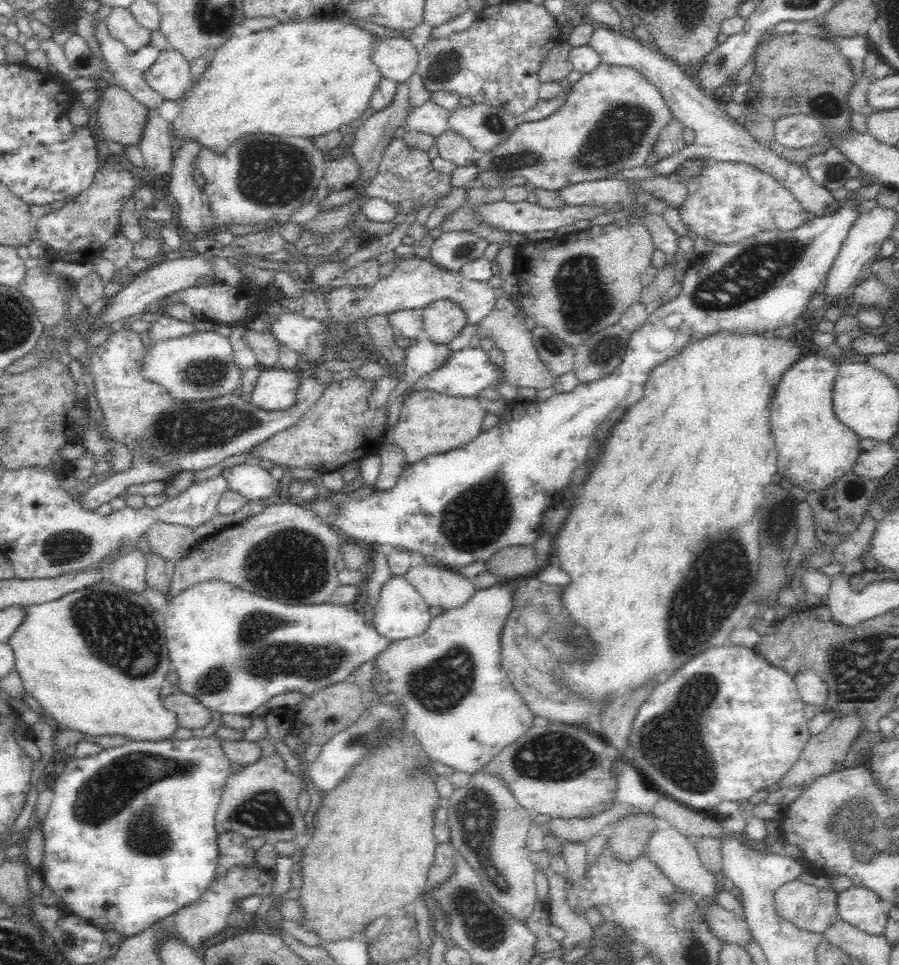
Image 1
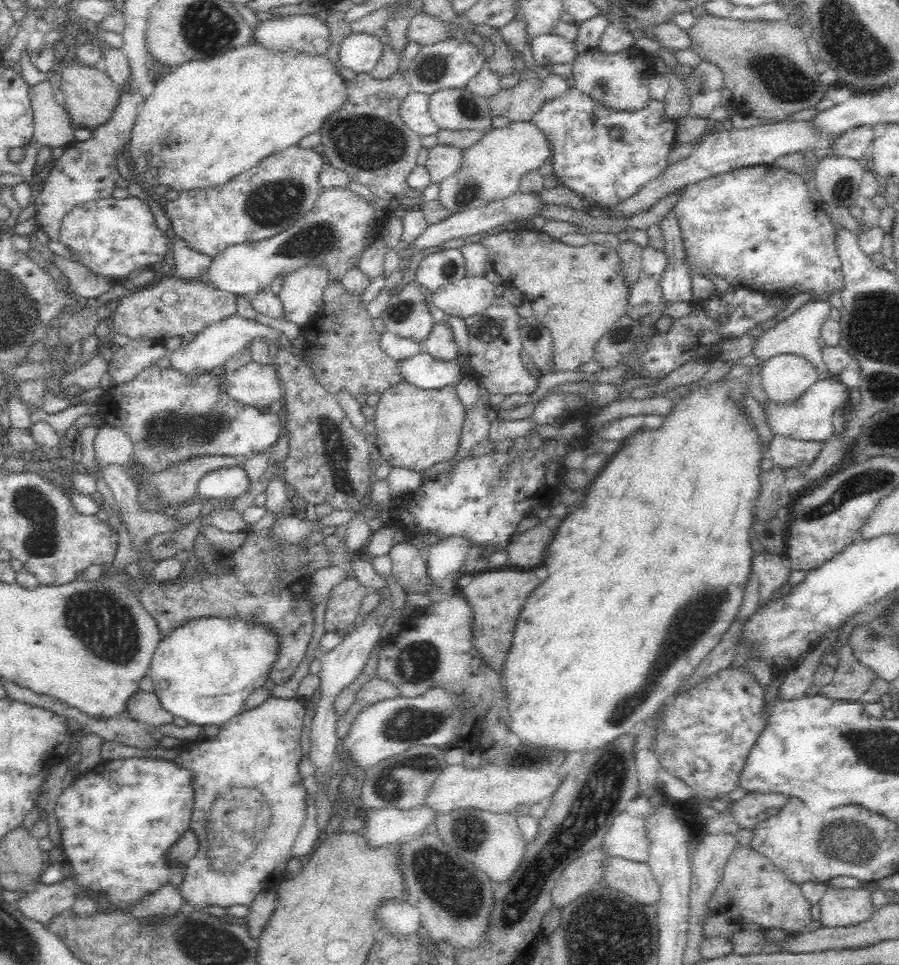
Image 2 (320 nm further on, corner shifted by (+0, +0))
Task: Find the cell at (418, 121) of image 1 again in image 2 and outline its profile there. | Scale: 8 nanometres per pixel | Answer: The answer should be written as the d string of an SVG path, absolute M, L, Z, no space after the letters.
M410 90L399 110L406 127L420 137L436 135L440 130L428 111L428 100L430 96Z

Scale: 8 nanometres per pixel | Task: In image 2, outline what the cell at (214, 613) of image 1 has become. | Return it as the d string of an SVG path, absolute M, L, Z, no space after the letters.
M205 617L189 621L168 632L156 647L148 672L153 681L154 695L166 712L180 716L190 724L220 726L242 710L244 700L255 689L264 687L270 680L269 672L278 656L278 637L268 629L268 625L241 619Z

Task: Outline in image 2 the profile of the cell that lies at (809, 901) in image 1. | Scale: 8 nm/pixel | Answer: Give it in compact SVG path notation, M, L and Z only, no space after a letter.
M746 846L736 848L728 856L725 873L718 886L714 889L711 899L707 902L705 913L707 918L716 916L716 914L722 914L722 916L732 919L734 925L742 925L746 924L746 922L758 924L762 932L764 929L780 928L786 934L792 934L804 930L812 922L810 908L810 902L804 897L801 885L788 880L788 877L783 872L780 872L770 860Z

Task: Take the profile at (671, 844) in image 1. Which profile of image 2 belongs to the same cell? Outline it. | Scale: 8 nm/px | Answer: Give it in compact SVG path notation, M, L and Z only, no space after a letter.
M622 812L614 819L602 847L610 857L647 862L649 840L646 836L646 818Z

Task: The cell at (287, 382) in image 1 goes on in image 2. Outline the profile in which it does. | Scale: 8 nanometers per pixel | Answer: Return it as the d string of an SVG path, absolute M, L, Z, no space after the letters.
M253 360L230 372L226 394L252 407L264 408L271 402L283 400L281 381L274 366Z

